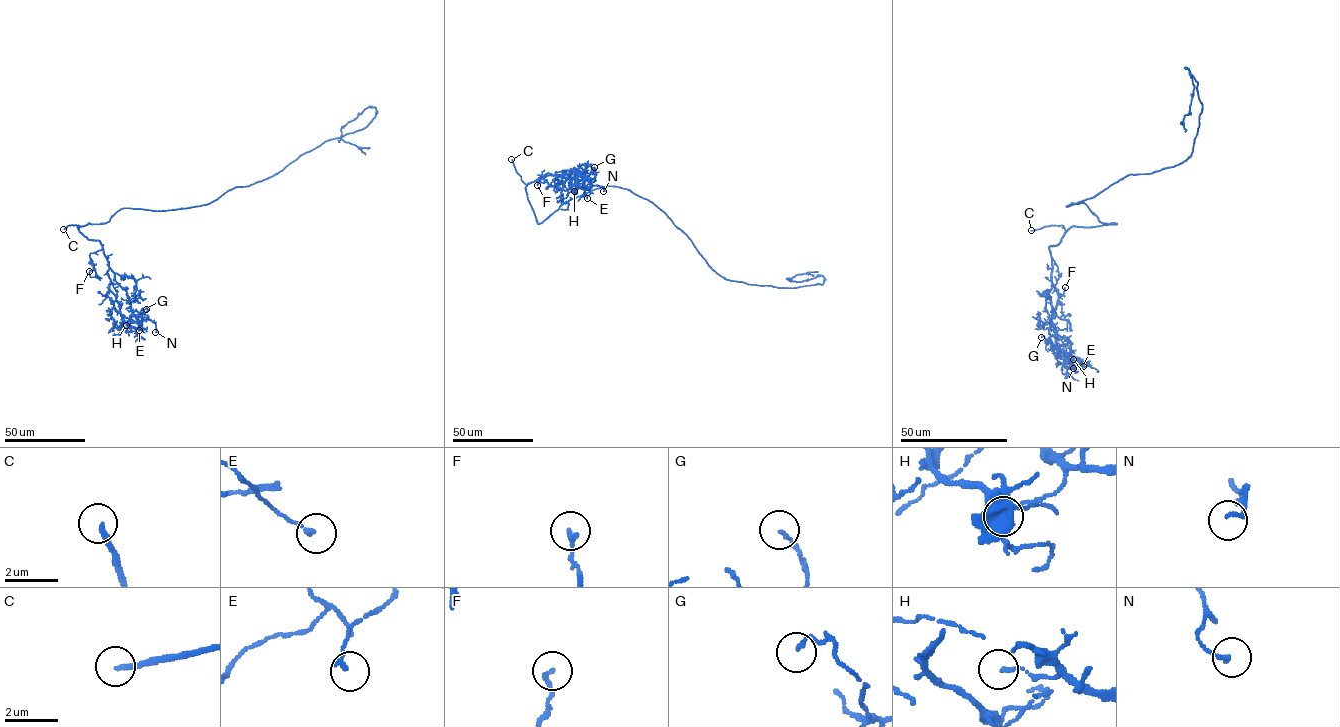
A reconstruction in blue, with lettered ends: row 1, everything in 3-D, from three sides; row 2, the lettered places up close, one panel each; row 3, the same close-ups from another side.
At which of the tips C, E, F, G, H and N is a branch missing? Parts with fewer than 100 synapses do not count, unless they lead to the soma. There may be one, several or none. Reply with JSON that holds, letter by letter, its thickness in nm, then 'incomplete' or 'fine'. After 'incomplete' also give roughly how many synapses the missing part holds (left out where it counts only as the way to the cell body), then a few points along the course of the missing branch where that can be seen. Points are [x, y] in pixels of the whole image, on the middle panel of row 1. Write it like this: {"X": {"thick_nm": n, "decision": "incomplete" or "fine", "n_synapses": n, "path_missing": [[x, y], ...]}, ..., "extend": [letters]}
{"C": {"thick_nm": 200, "decision": "incomplete", "path_missing": [[511, 159], [489, 135], [490, 130], [500, 117], [524, 103]]}, "E": {"thick_nm": 170, "decision": "fine"}, "F": {"thick_nm": 160, "decision": "fine"}, "G": {"thick_nm": 130, "decision": "fine"}, "H": {"thick_nm": 110, "decision": "fine"}, "N": {"thick_nm": 160, "decision": "fine"}, "extend": ["C"]}

